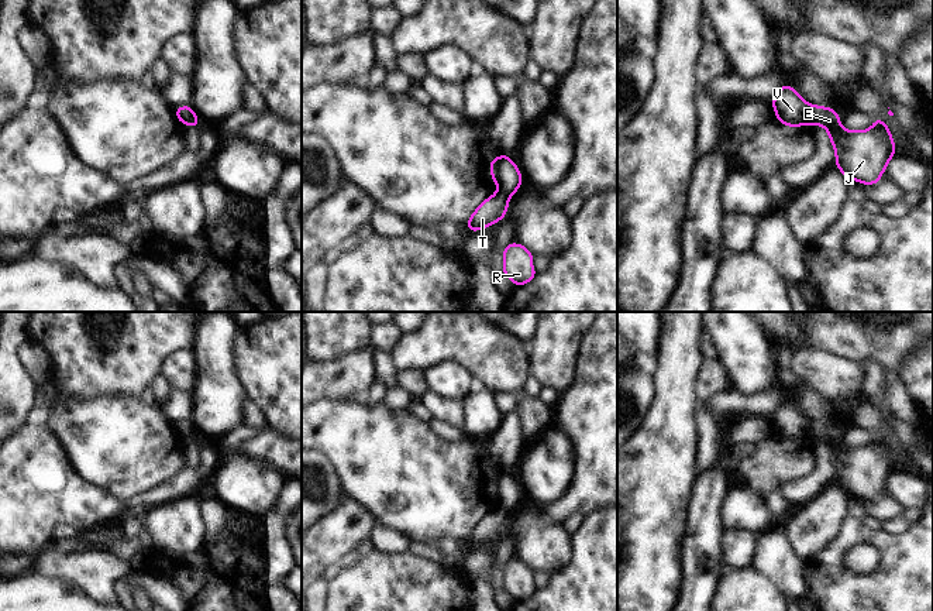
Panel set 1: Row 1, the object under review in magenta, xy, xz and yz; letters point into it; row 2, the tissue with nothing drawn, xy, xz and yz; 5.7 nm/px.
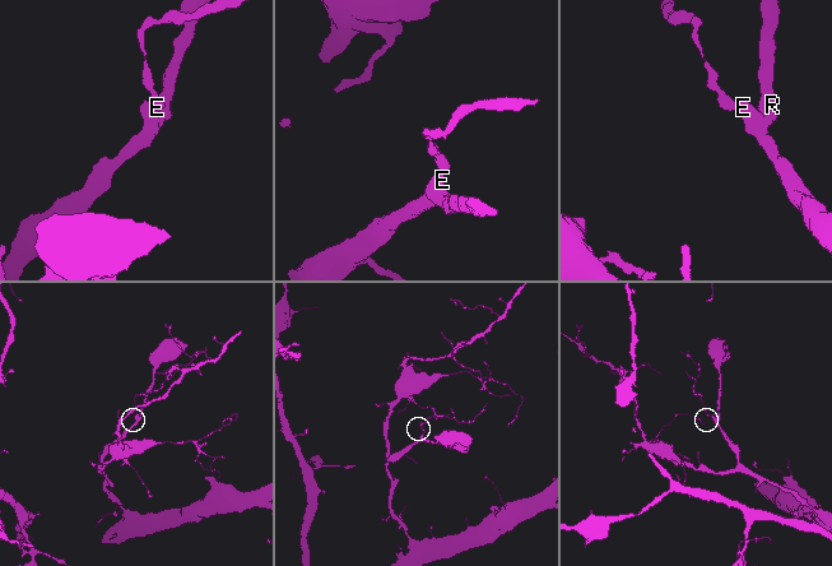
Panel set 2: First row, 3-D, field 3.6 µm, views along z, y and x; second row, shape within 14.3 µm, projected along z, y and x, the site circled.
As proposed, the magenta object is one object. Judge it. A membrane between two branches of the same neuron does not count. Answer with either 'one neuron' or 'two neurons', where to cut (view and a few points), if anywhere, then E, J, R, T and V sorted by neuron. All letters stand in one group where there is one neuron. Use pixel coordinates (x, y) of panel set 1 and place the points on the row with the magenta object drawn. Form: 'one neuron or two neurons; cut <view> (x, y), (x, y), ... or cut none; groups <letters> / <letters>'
two neurons; cut yz (812, 106), (816, 123); groups E J R T / V

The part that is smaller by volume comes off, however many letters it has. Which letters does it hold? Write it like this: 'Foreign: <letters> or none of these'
Foreign: V

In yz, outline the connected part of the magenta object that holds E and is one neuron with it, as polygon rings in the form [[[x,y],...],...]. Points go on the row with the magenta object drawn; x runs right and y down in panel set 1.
[[[813,106],[816,126],[823,126],[836,150],[836,167],[847,179],[853,179],[865,185],[878,183],[881,174],[886,169],[891,157],[896,152],[894,138],[888,126],[874,119],[874,126],[865,131],[847,131],[839,121],[839,113],[834,109]]]

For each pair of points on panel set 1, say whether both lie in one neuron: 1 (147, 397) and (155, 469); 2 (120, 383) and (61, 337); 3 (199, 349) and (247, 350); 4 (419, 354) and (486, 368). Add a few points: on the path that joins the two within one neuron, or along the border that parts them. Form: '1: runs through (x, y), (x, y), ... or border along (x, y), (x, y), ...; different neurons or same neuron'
1: border along (138, 397), (145, 404), (155, 404); different neurons
2: runs through (106, 368), (75, 340); same neuron
3: border along (237, 329), (230, 354), (238, 383); different neurons
4: runs through (436, 350), (471, 352); same neuron

